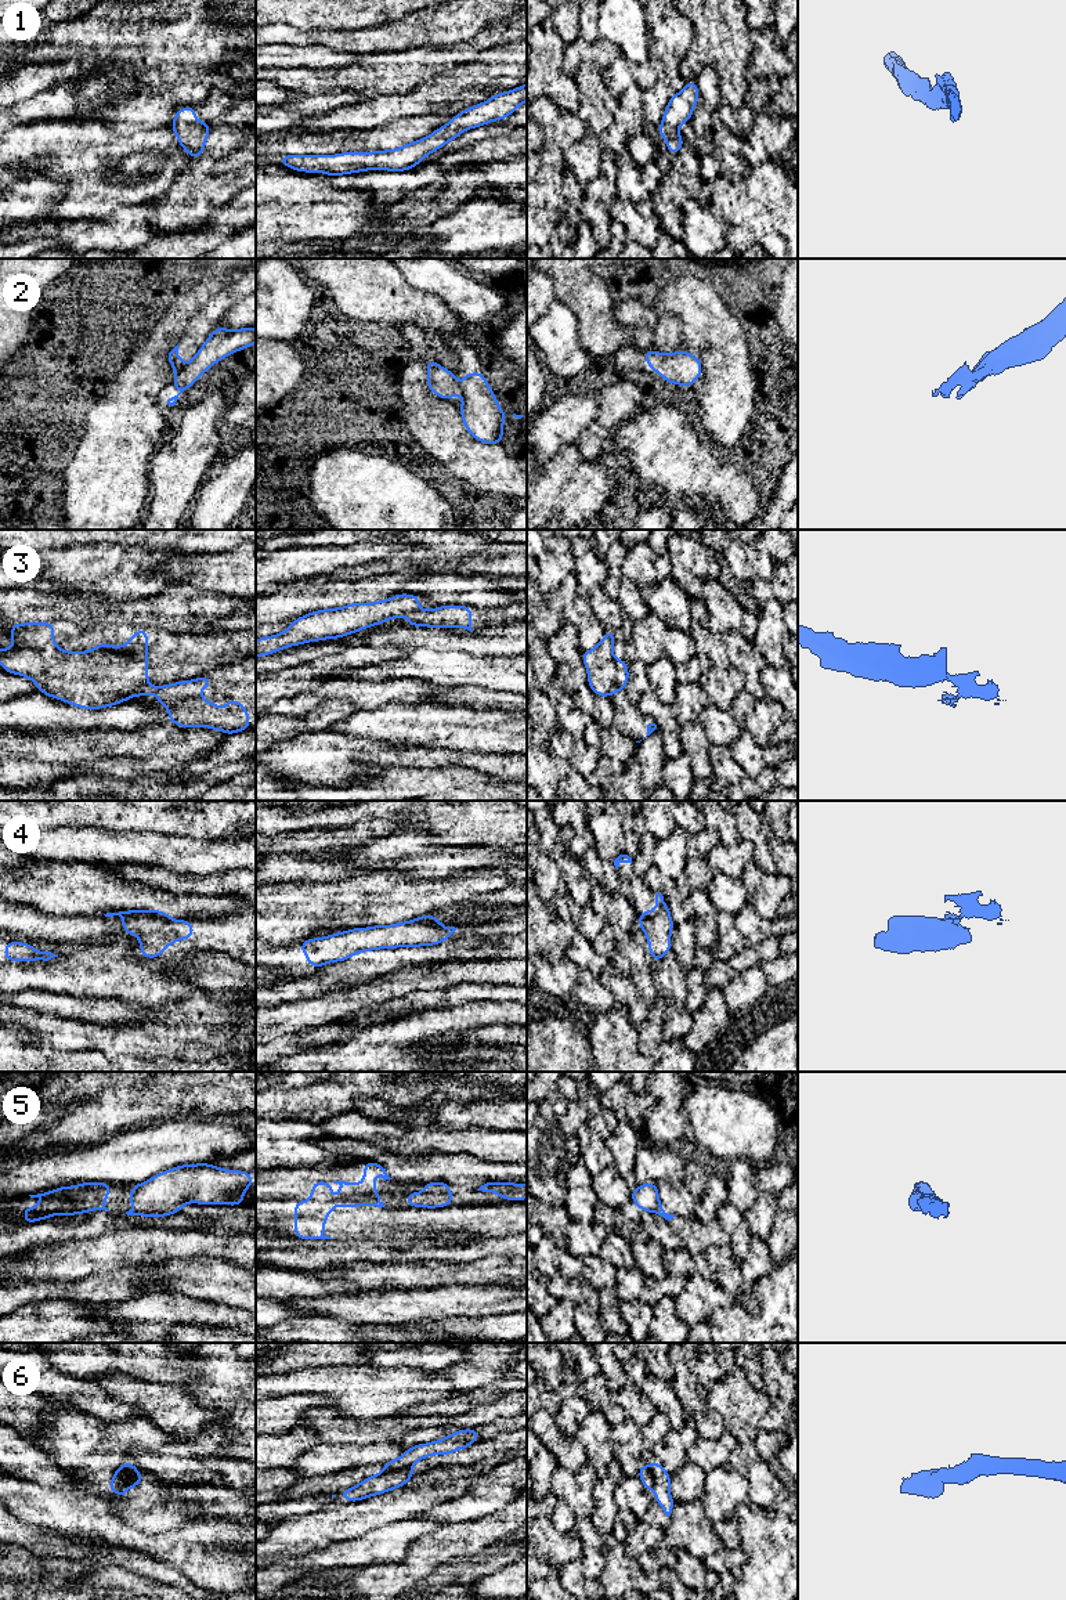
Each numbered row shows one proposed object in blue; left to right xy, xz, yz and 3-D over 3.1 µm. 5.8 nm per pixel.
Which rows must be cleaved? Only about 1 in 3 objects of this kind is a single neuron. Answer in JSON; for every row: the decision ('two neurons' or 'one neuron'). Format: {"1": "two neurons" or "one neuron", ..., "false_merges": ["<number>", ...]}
{"1": "one neuron", "2": "two neurons", "3": "two neurons", "4": "two neurons", "5": "two neurons", "6": "two neurons", "false_merges": ["2", "3", "4", "5", "6"]}

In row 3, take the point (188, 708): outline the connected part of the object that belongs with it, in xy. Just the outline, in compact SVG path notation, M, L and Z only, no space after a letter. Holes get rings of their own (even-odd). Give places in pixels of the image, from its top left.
M207 675L165 686L147 685L137 690L137 698L144 694L155 694L160 705L170 711L167 720L181 729L203 726L224 734L249 730L250 712L238 700L228 698L227 705L220 708L216 703L209 703L202 697L200 689L212 685L213 682Z

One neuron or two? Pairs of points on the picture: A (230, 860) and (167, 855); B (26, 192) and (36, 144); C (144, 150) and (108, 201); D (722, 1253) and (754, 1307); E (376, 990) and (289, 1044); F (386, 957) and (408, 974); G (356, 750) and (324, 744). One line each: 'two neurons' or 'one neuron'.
A: one neuron
B: two neurons
C: one neuron
D: one neuron
E: two neurons
F: two neurons
G: one neuron

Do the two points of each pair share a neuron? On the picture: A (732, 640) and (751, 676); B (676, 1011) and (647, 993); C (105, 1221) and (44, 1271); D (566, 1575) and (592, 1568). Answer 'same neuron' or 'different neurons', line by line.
A: same neuron
B: different neurons
C: different neurons
D: different neurons

